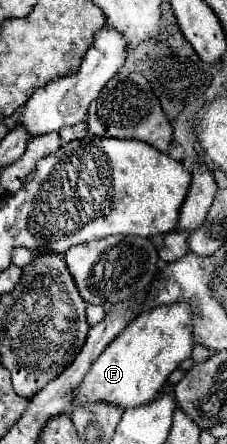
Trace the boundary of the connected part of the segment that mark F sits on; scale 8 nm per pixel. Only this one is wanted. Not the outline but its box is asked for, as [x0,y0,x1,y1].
[72,303,194,409]

